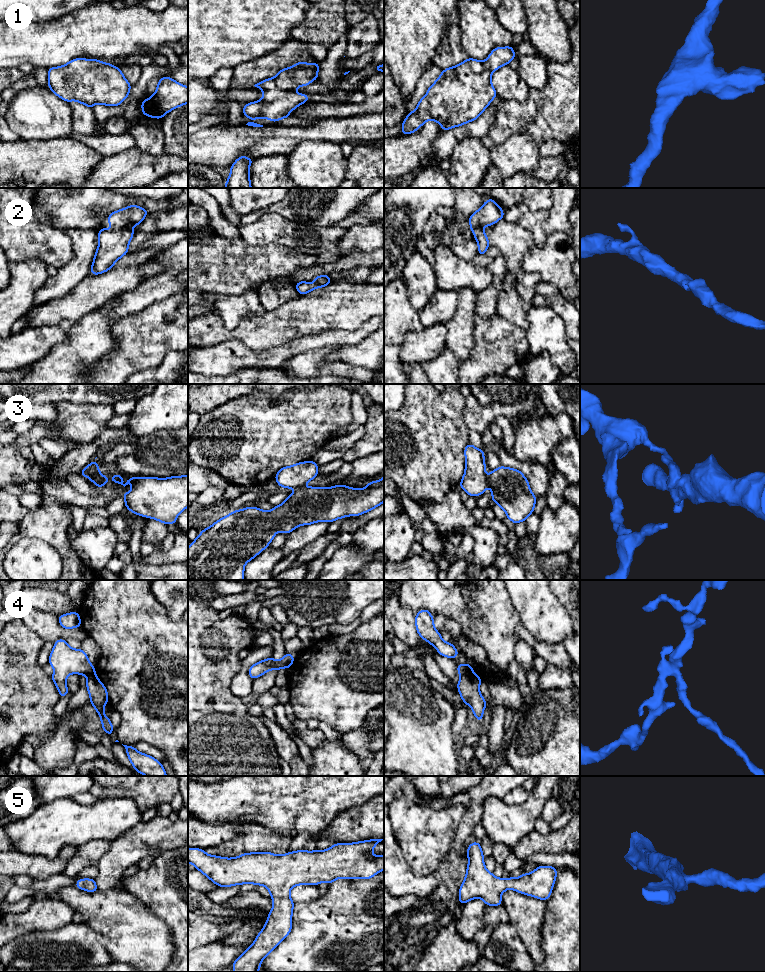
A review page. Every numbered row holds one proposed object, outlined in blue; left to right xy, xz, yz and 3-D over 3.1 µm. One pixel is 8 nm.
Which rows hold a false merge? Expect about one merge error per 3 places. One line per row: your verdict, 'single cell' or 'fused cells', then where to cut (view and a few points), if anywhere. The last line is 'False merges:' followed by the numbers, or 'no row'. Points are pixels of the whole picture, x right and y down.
1: single cell; cut none
2: single cell; cut none
3: fused cells; cut yz (487, 476), (488, 484)
4: fused cells; cut yz (471, 672), (460, 675)
5: single cell; cut none
False merges: 3, 4

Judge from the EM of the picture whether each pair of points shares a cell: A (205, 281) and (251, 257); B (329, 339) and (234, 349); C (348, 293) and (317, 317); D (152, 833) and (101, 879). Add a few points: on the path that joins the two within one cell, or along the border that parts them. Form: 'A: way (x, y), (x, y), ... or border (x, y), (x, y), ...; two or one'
A: way (216, 270), (218, 268), (240, 266); one
B: way (305, 344), (301, 344), (274, 357), (258, 357); one
C: way (340, 301), (335, 306), (325, 309); one
D: way (139, 841), (114, 866); one

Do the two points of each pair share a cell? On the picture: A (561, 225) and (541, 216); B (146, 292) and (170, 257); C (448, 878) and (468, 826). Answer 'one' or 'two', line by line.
A: two
B: one
C: one

